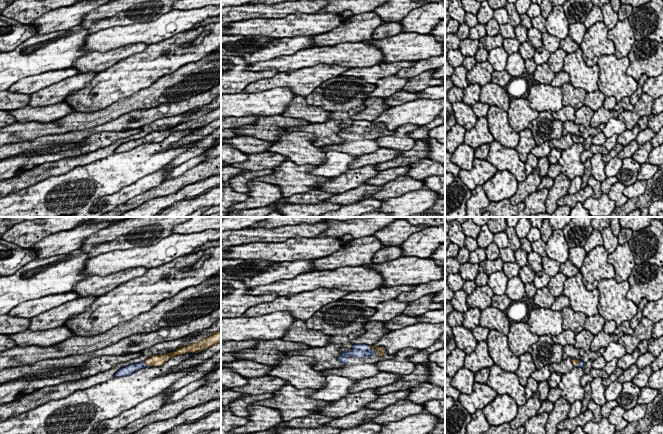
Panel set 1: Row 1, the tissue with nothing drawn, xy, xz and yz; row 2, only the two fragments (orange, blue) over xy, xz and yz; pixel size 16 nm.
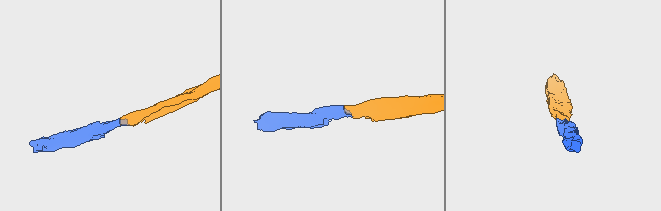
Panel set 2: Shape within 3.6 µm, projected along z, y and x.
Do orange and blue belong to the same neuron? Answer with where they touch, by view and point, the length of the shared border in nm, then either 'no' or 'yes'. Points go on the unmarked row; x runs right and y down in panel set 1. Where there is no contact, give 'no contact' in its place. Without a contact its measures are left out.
xz (374, 125) | 240 nm | yes

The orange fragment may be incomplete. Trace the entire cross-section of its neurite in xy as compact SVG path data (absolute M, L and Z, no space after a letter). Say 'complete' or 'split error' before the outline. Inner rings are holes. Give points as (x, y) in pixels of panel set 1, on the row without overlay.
split error | M221 105L218 108L211 109L208 113L199 117L198 119L192 119L187 122L181 122L180 124L174 126L173 128L160 131L153 131L147 134L145 137L135 140L129 140L125 143L122 143L115 149L114 153L123 153L131 151L132 149L144 143L162 142L173 132L186 130L187 128L199 129L201 127L210 124L211 122L220 117L221 117Z

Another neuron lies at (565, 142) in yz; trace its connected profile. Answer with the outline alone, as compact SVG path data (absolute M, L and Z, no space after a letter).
M568 133L565 136L562 136L560 139L552 139L549 141L549 146L551 149L556 148L559 150L566 150L573 145L572 135Z

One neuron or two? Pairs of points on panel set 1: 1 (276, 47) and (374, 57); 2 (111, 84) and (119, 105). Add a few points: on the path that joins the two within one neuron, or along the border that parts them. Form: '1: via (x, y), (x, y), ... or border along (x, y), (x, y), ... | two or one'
1: border along (313, 46), (278, 57) | two
2: border along (139, 91), (121, 97), (96, 111) | two

